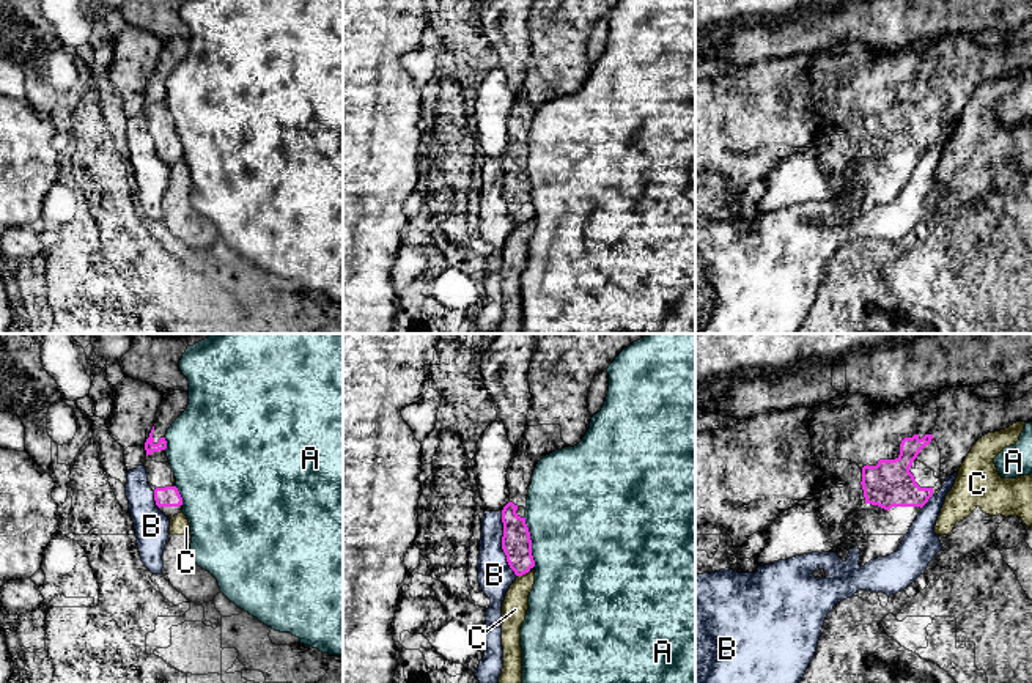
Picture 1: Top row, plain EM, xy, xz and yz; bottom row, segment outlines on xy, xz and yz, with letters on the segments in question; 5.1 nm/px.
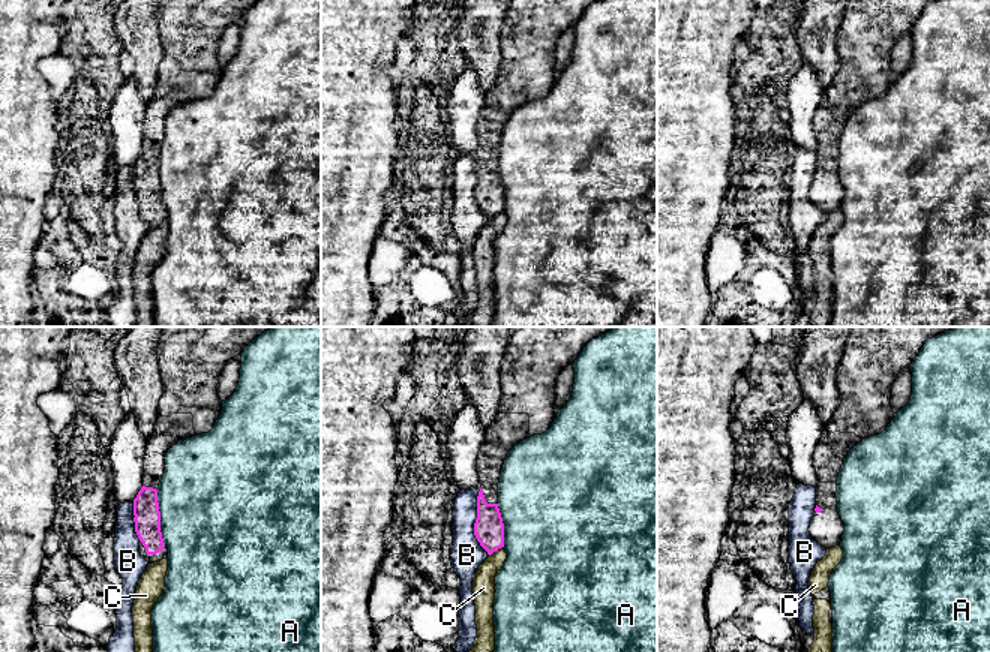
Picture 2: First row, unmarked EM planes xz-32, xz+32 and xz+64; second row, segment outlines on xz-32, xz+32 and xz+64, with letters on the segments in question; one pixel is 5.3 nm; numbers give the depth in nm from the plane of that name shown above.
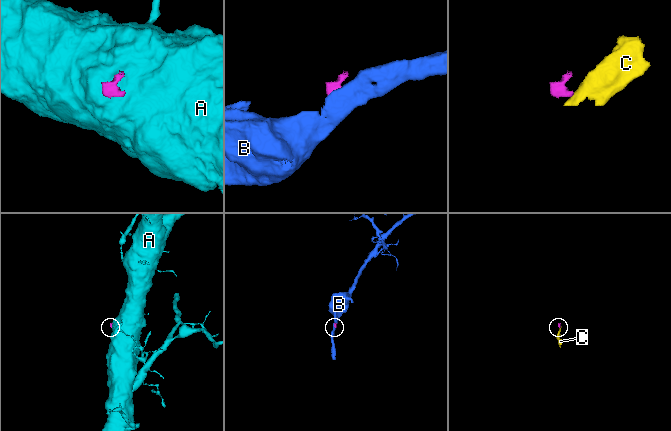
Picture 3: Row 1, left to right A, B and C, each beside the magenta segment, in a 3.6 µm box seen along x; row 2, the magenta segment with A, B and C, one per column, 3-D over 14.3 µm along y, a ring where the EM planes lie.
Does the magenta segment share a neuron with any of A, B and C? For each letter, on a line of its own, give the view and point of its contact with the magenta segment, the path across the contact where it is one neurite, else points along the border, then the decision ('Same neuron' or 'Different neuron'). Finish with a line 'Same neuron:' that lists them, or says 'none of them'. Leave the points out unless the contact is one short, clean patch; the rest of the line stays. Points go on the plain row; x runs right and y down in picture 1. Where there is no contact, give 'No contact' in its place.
A: Touches magenta at xz (530, 189). Different neuron
B: Touches magenta at xz (502, 191). Boundary: xz (501, 158), (502, 199), (516, 224). Different neuron
C: Touches magenta at xz (523, 221). Boundary: xz (529, 217), (518, 224). Different neuron
Same neuron: none of them

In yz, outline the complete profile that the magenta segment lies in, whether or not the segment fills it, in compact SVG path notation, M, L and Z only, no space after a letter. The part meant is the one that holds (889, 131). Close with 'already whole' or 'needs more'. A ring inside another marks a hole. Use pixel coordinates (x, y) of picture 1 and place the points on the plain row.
M960 33L960 35L944 35L938 38L938 41L925 52L919 54L912 50L911 47L905 47L894 54L876 54L870 46L864 44L862 41L842 41L835 46L832 46L829 50L821 52L812 63L809 69L809 82L812 87L812 99L818 105L818 110L821 116L824 118L824 123L831 123L837 126L837 131L832 134L821 134L821 146L818 159L821 162L821 167L827 172L840 172L843 170L856 156L859 157L854 165L854 173L851 178L842 186L842 190L838 197L861 197L861 208L859 212L864 214L873 206L886 205L894 201L898 194L901 192L905 183L909 179L909 175L912 173L914 167L920 161L922 154L928 150L928 146L934 142L938 142L942 135L942 131L949 123L953 123L960 118L964 105L971 99L972 93L985 82L1001 79L1008 76L1010 72L1016 69L1032 69L1032 36L1018 49L1010 47L1010 41L1005 41L999 46L982 46L971 39L971 35Z; needs more

